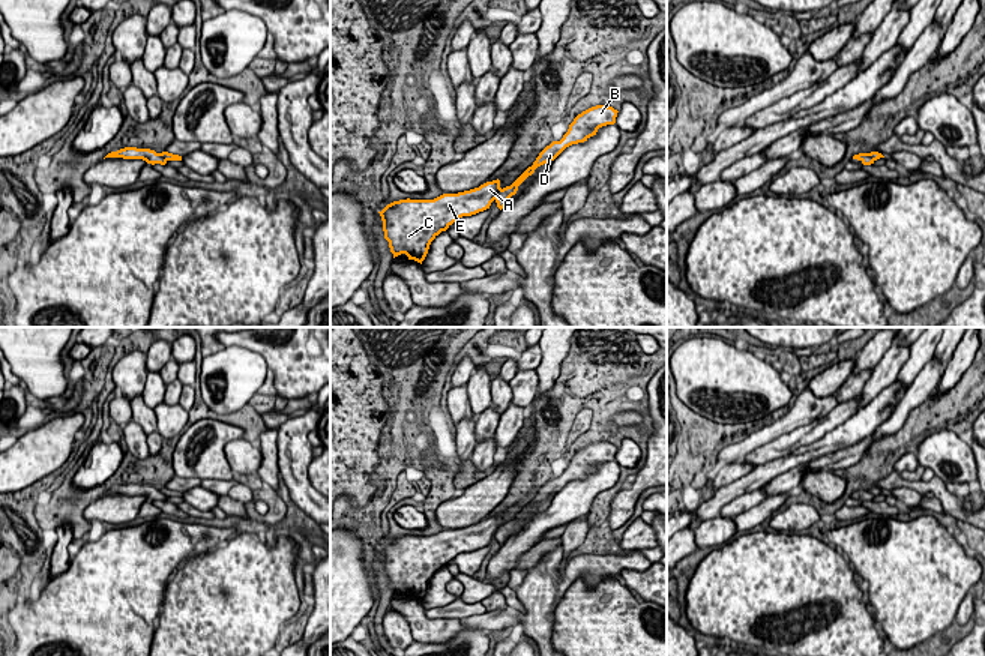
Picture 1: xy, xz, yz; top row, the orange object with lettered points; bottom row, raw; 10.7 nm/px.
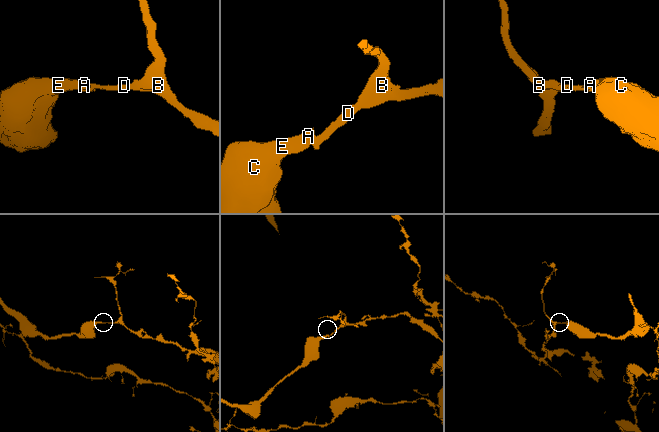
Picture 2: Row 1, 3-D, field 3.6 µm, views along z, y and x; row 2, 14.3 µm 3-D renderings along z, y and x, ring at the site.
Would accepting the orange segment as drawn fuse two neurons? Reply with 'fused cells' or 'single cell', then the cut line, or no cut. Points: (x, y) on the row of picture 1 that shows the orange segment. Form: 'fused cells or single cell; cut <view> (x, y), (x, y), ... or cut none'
fused cells; cut xz (502, 189), (494, 198)

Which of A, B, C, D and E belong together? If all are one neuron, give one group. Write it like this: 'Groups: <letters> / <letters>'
Groups: A C E / B D

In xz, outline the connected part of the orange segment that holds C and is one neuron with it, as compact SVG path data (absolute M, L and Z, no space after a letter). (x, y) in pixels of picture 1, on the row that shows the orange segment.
M497 179L470 191L443 194L434 200L407 198L387 204L378 213L393 258L405 254L408 260L422 264L431 242L441 231L446 231L458 218L489 209L500 191Z

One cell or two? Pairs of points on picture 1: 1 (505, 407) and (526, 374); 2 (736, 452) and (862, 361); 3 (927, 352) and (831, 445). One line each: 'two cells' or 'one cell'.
1: one cell
2: one cell
3: one cell

